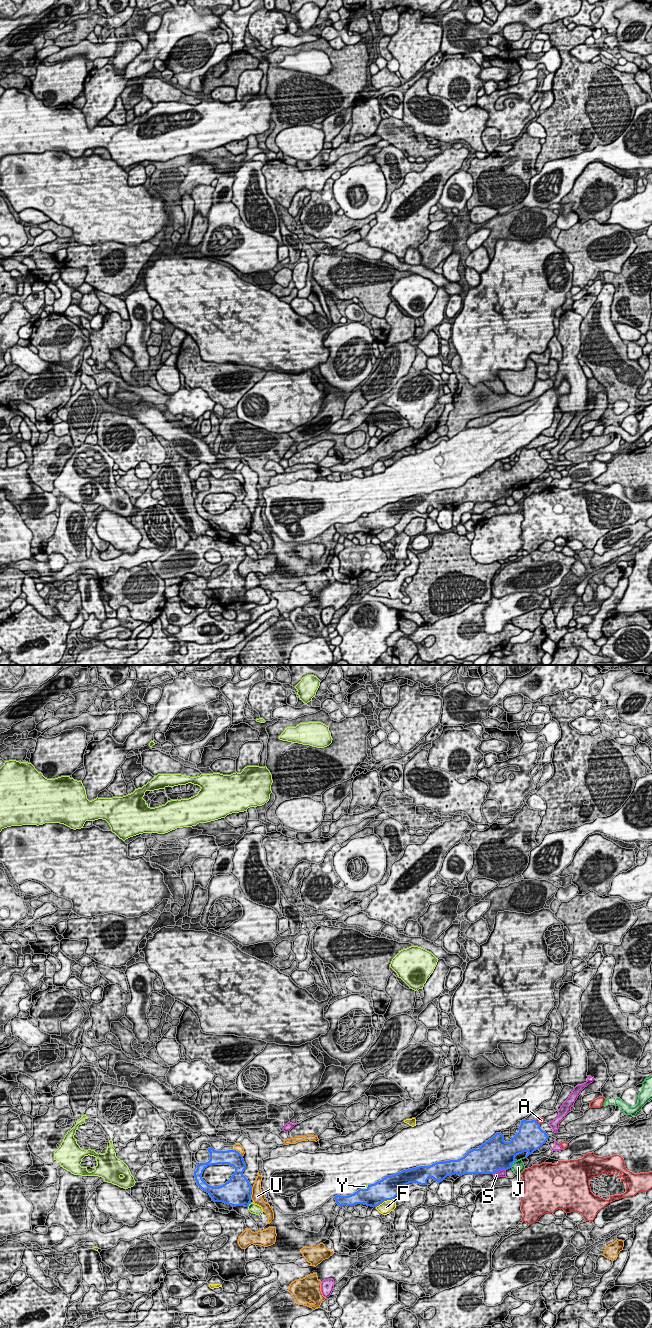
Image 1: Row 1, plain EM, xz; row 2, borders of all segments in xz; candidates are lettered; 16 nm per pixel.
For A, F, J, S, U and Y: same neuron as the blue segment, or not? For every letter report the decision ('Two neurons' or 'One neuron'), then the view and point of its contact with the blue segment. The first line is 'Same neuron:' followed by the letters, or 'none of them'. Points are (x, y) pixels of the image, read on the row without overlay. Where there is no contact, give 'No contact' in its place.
Same neuron: none of them
A: Two neurons. Touches blue at xz (536, 450)
F: Two neurons. Touches blue at xz (384, 528)
J: Two neurons. Touches blue at xz (512, 492)
S: Two neurons. Touches blue at xz (499, 498)
U: Two neurons. Touches blue at xz (251, 520)
Y: Two neurons. Touches blue at xz (249, 531)

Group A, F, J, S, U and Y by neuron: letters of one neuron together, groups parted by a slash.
A / F / J / S / U / Y

